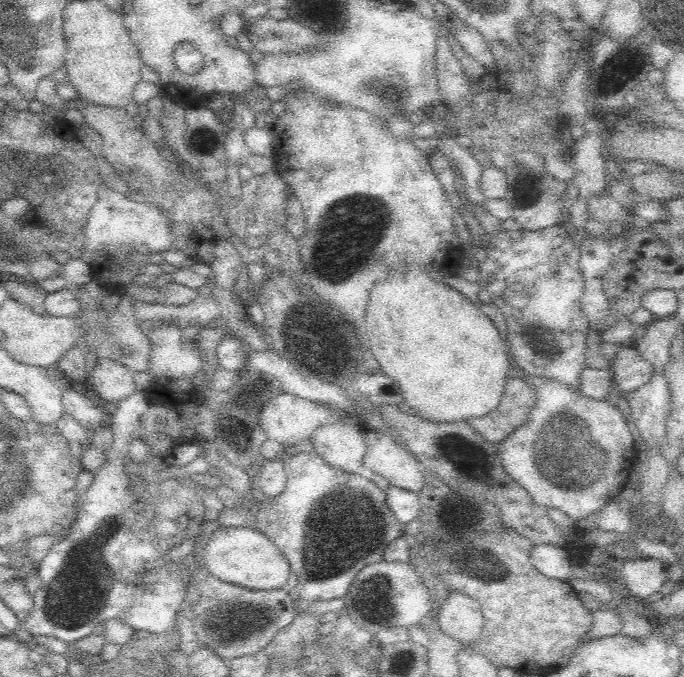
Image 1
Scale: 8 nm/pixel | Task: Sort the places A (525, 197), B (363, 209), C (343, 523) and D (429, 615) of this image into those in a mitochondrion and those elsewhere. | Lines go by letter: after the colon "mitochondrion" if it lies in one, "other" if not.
A: other
B: mitochondrion
C: mitochondrion
D: other

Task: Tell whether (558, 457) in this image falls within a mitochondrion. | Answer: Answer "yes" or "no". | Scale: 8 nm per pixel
yes

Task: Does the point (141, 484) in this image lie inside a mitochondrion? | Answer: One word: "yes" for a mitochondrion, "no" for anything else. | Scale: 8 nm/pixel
no

